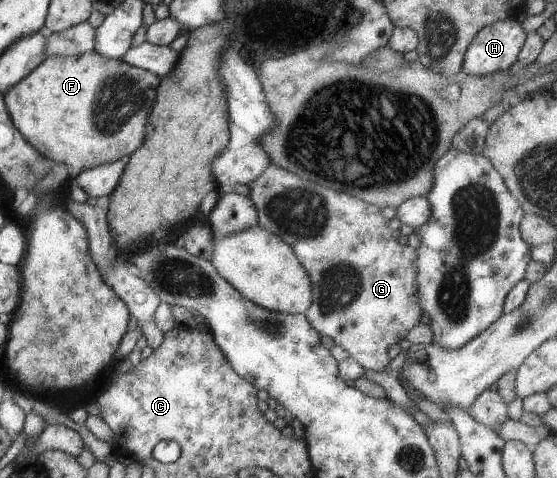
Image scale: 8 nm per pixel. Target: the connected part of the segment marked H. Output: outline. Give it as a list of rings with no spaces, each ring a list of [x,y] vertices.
[[[514,18],[486,25],[469,42],[463,56],[462,72],[471,77],[485,77],[509,69],[526,38]]]

